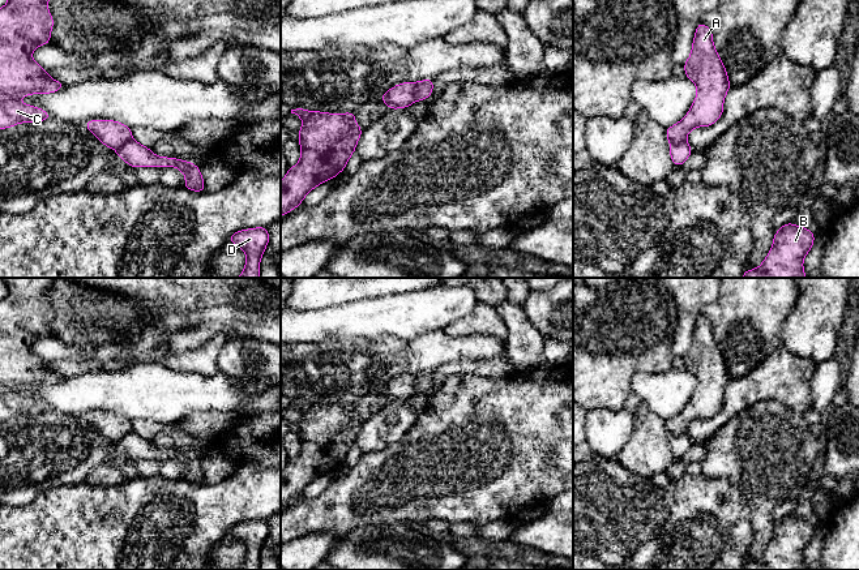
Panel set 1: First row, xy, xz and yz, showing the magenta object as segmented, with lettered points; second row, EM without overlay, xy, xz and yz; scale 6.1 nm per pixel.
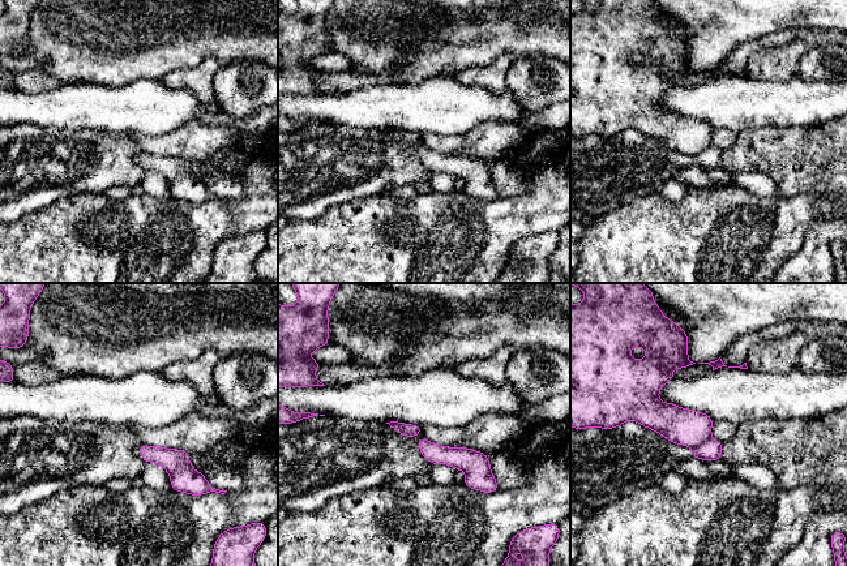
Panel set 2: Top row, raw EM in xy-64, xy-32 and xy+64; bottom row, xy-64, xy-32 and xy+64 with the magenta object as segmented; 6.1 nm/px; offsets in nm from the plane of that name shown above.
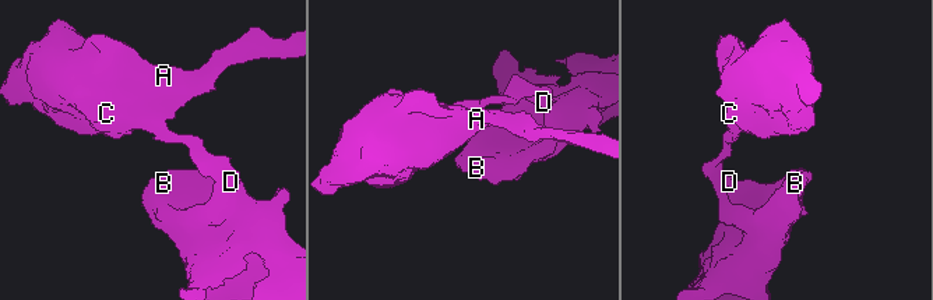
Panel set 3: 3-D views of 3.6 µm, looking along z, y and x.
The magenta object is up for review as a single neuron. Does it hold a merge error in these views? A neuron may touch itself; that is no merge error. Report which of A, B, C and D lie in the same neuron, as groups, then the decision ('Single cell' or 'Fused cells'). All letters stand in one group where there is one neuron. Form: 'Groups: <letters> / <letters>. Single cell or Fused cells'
Groups: A C / B D. Fused cells

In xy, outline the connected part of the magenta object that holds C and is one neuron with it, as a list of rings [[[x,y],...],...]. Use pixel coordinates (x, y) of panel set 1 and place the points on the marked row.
[[[8,0],[0,8],[0,129],[52,119],[43,108],[17,99],[51,94],[65,87],[31,59],[33,51],[50,44],[54,18],[48,0]]]

